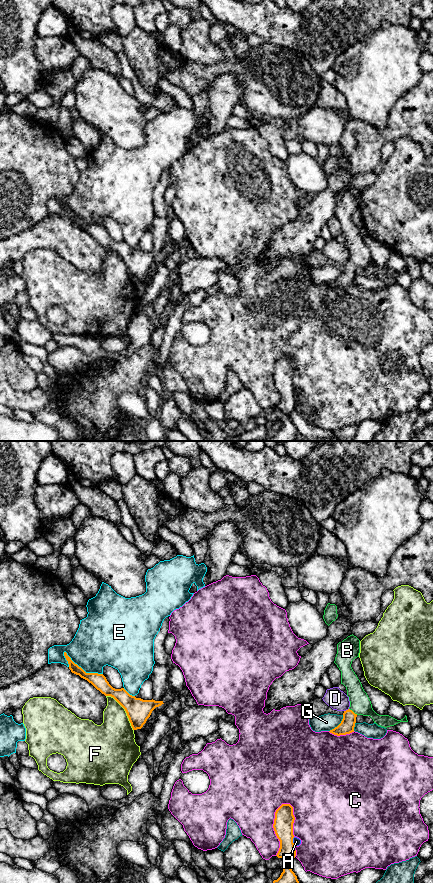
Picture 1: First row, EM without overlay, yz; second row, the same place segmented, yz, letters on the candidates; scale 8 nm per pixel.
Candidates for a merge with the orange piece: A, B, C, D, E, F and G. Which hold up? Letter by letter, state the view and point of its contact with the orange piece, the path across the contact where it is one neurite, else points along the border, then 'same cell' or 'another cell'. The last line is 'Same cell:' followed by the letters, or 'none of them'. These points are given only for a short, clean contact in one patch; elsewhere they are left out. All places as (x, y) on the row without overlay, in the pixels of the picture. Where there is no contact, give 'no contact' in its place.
A: yz (292, 394) | another cell
B: yz (352, 263) | across yz (347, 277), (352, 263), (360, 256) | same cell
C: yz (273, 378) | another cell
D: yz (346, 262) | along yz (348, 260), (344, 263) | another cell
E: yz (81, 220) | another cell
F: yz (125, 262) | another cell
G: yz (339, 276) | another cell
Same cell: B

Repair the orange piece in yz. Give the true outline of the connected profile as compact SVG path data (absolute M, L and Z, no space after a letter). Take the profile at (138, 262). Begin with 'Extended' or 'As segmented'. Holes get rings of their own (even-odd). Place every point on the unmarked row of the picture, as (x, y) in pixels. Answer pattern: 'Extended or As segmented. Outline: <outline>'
As segmented. Outline: M64 204L64 208L69 216L72 225L91 235L97 242L105 248L113 249L126 263L133 282L141 281L150 269L152 263L161 258L163 253L143 252L130 247L124 240L113 240L103 226L86 225L81 219L75 216Z

